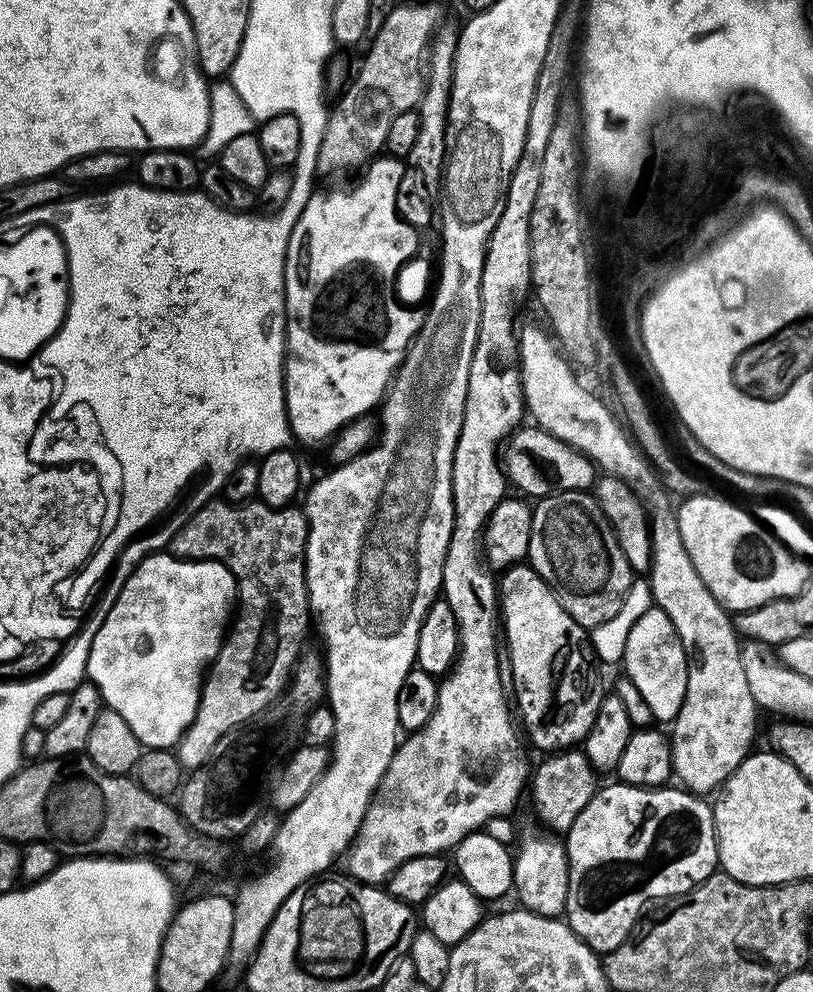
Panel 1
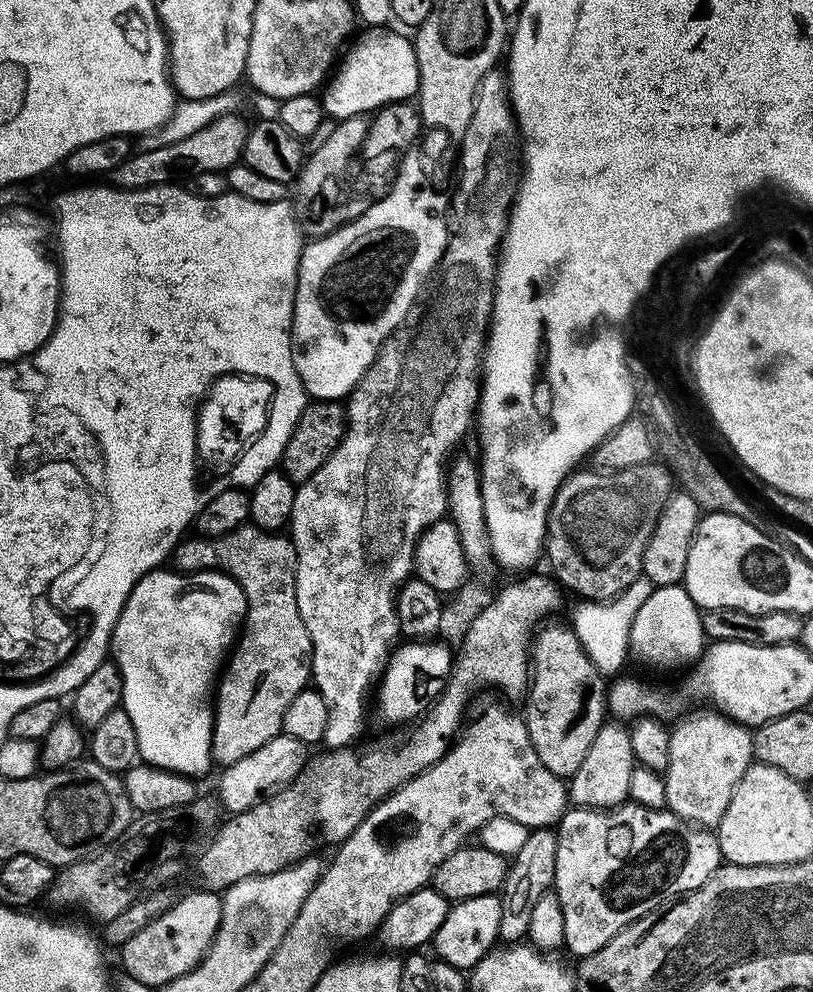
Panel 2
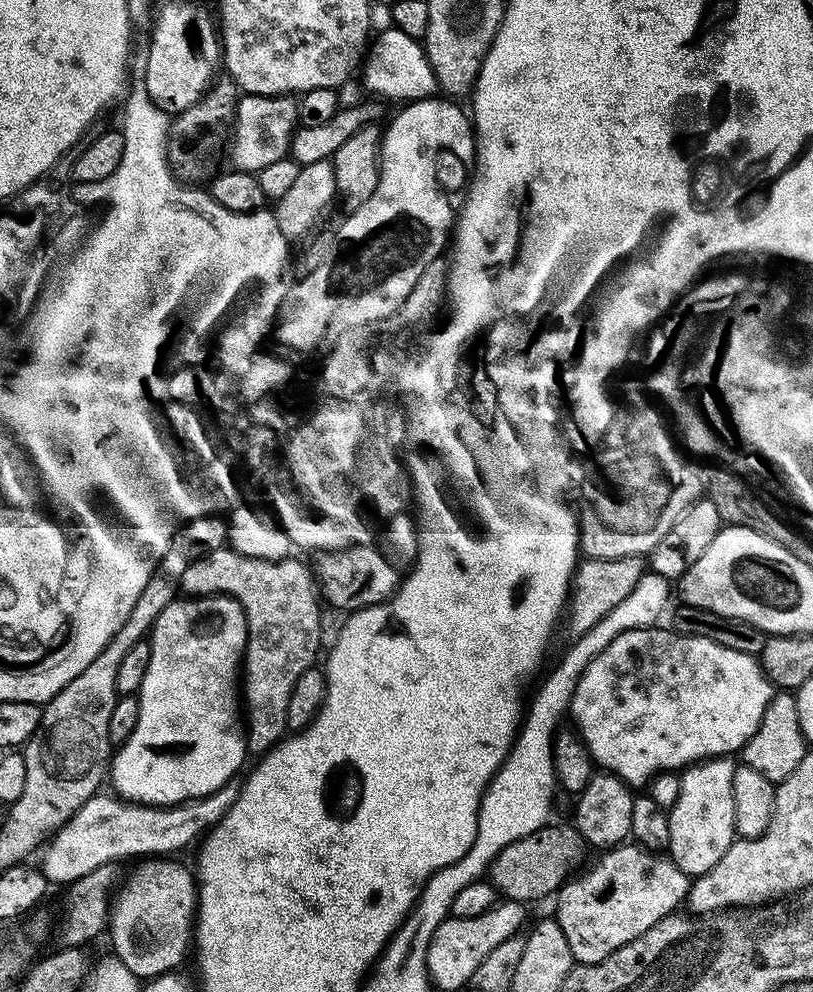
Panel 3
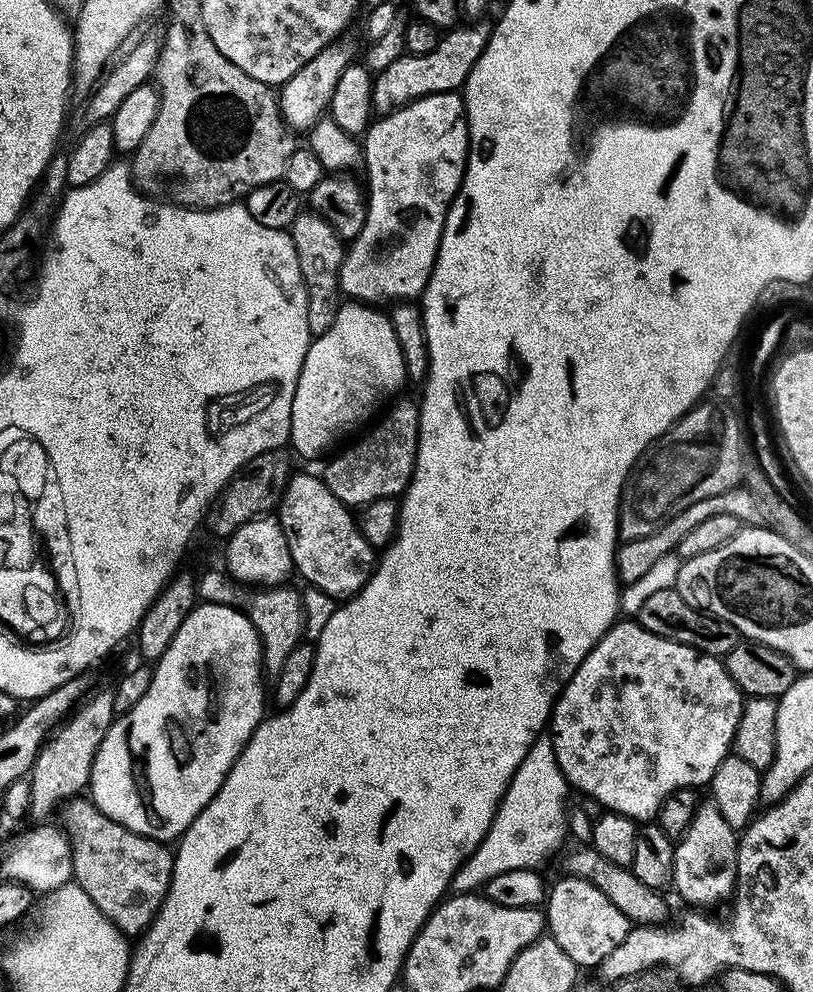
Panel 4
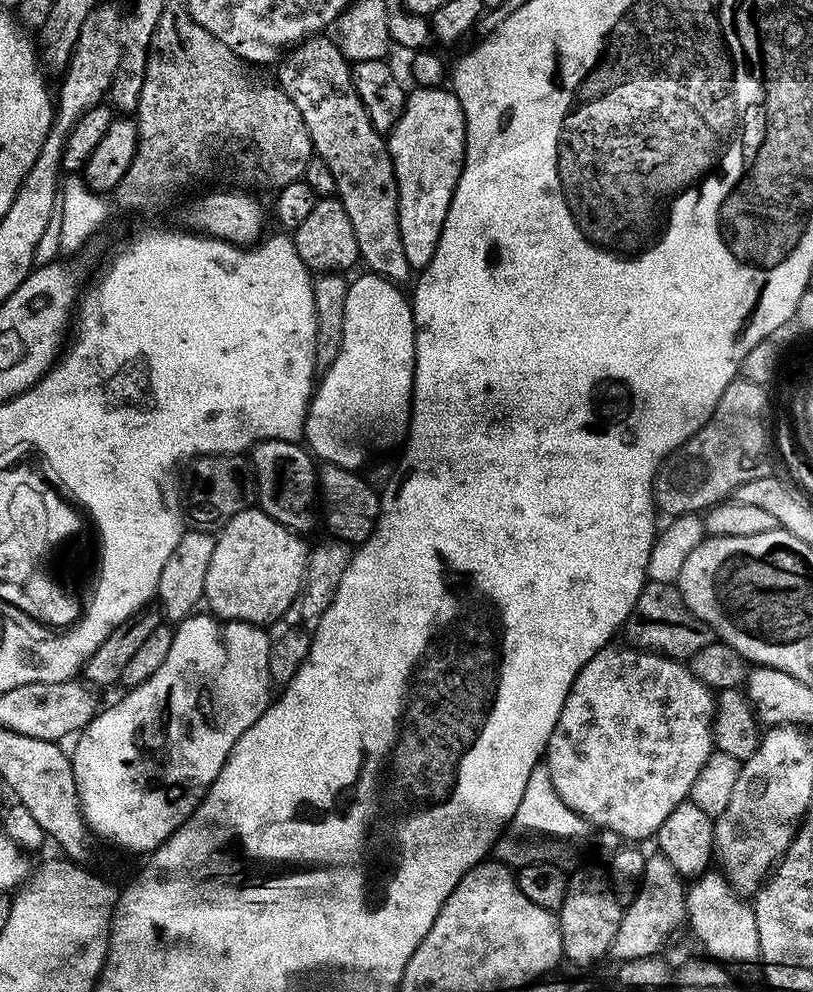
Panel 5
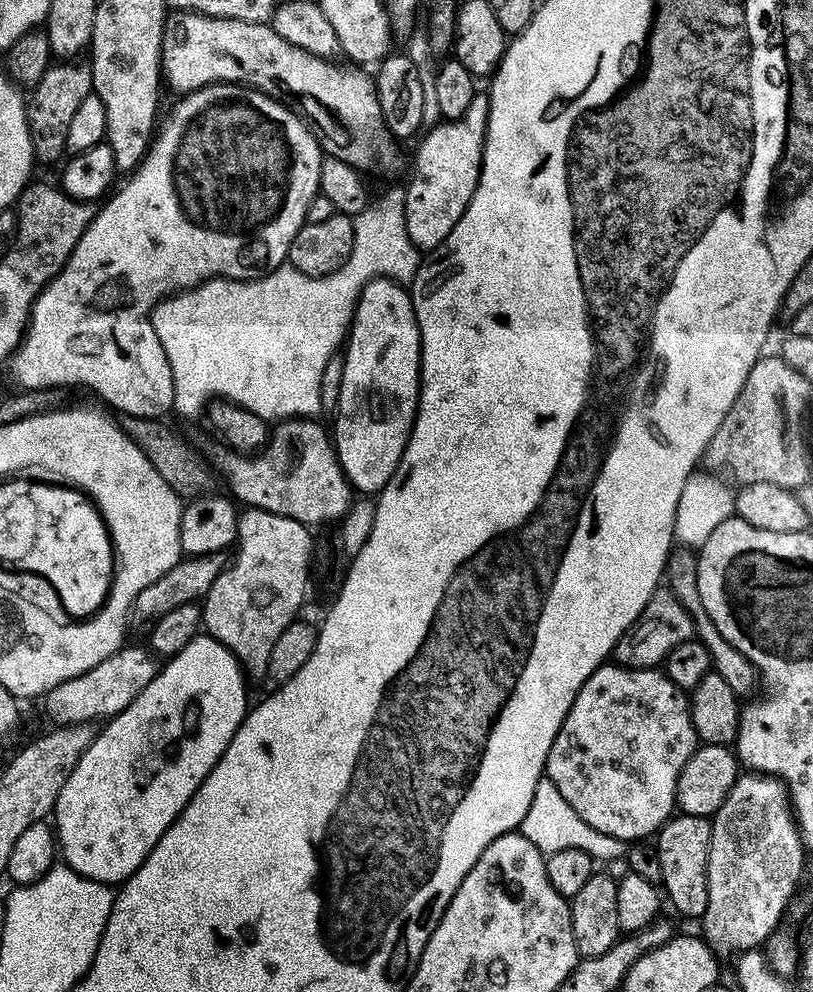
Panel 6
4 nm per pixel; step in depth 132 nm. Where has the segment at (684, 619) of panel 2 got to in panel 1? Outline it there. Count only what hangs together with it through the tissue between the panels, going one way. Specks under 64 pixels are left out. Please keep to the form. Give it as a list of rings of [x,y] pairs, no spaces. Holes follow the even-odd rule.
[[[649,607],[649,612],[638,615],[632,621],[632,629],[626,638],[626,650],[624,651],[624,659],[622,668],[629,680],[632,680],[634,686],[638,688],[642,698],[646,700],[647,706],[656,722],[671,722],[676,719],[678,710],[682,710],[682,702],[686,698],[686,682],[688,681],[688,665],[690,663],[689,653],[685,652],[682,642],[678,638],[678,634],[674,630],[674,626],[670,622],[670,618],[666,618],[666,614],[658,607]]]

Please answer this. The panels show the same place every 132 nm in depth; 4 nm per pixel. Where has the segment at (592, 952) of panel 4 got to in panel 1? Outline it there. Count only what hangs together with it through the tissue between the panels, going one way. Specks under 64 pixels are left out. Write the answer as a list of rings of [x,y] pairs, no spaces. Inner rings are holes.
[[[615,782],[609,788],[601,787],[590,798],[590,802],[574,818],[574,822],[569,826],[566,833],[566,847],[568,850],[568,907],[566,909],[566,922],[574,930],[574,934],[580,940],[584,940],[592,947],[597,954],[607,954],[614,951],[618,946],[622,946],[629,939],[632,927],[636,924],[636,919],[640,916],[640,911],[644,908],[647,900],[664,900],[667,896],[677,898],[692,889],[699,887],[708,876],[717,871],[717,846],[715,818],[713,816],[713,805],[706,802],[704,798],[693,794],[683,787],[665,786],[662,788],[636,788],[633,784]]]

